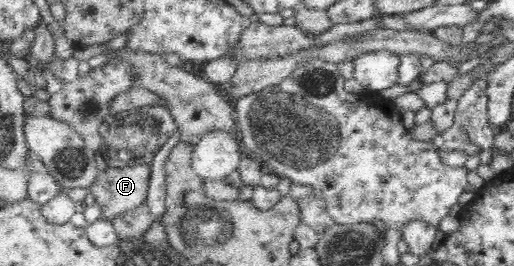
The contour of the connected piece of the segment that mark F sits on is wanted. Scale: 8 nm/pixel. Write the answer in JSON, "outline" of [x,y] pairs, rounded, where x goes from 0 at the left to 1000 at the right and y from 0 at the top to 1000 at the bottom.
{"outline":[[[222,586],[216,594],[204,594],[204,609],[214,624],[206,647],[193,654],[187,669],[187,684],[179,692],[177,718],[185,733],[187,756],[198,771],[198,816],[206,816],[218,827],[226,808],[245,797],[247,789],[257,789],[265,782],[276,756],[286,744],[286,726],[290,722],[290,688],[296,650],[294,617],[261,617],[251,624],[249,613],[226,598]]]}

